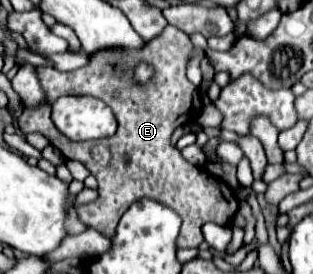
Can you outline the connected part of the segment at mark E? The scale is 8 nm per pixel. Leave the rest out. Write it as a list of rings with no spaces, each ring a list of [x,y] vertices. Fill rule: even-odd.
[[[166,25],[162,35],[146,41],[146,45],[140,50],[110,48],[109,65],[90,63],[72,73],[60,73],[42,65],[36,67],[38,81],[46,94],[46,100],[36,107],[24,107],[24,113],[18,117],[18,129],[24,135],[42,133],[50,141],[50,145],[60,149],[66,159],[80,161],[96,177],[98,197],[88,205],[80,205],[76,211],[86,227],[98,229],[104,237],[114,235],[122,213],[126,213],[126,209],[142,197],[160,201],[182,217],[180,235],[176,239],[178,249],[198,247],[204,241],[204,223],[212,221],[216,225],[230,225],[238,211],[238,197],[224,181],[216,181],[216,177],[212,177],[206,169],[202,171],[200,167],[188,163],[180,155],[180,151],[170,145],[174,129],[192,119],[194,107],[196,111],[202,109],[202,97],[186,77],[186,67],[192,57],[192,51],[194,45],[190,37],[180,29]],[[141,62],[154,66],[153,77],[144,85],[138,85],[134,81],[134,69]],[[62,95],[94,95],[102,99],[118,119],[116,133],[108,139],[98,141],[68,141],[50,119],[52,103]]]

